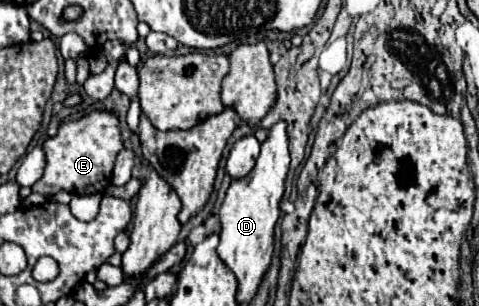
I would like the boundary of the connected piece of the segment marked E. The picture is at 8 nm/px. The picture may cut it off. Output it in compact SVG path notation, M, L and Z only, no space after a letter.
M89 111L85 113L79 121L65 121L59 125L55 137L47 137L43 141L43 151L45 151L45 171L41 179L31 185L31 191L41 193L41 195L55 195L59 191L67 191L71 195L95 195L103 193L105 187L111 183L111 171L117 153L123 149L123 139L119 131L119 119L111 111Z

